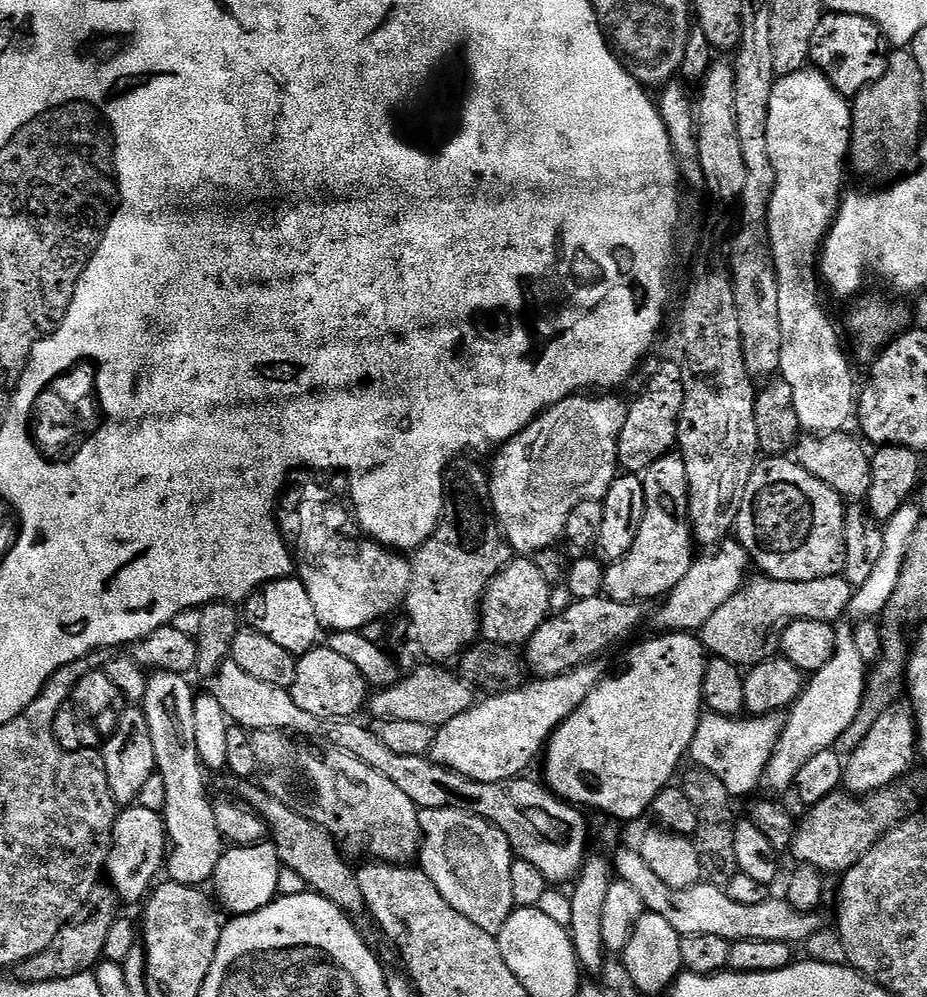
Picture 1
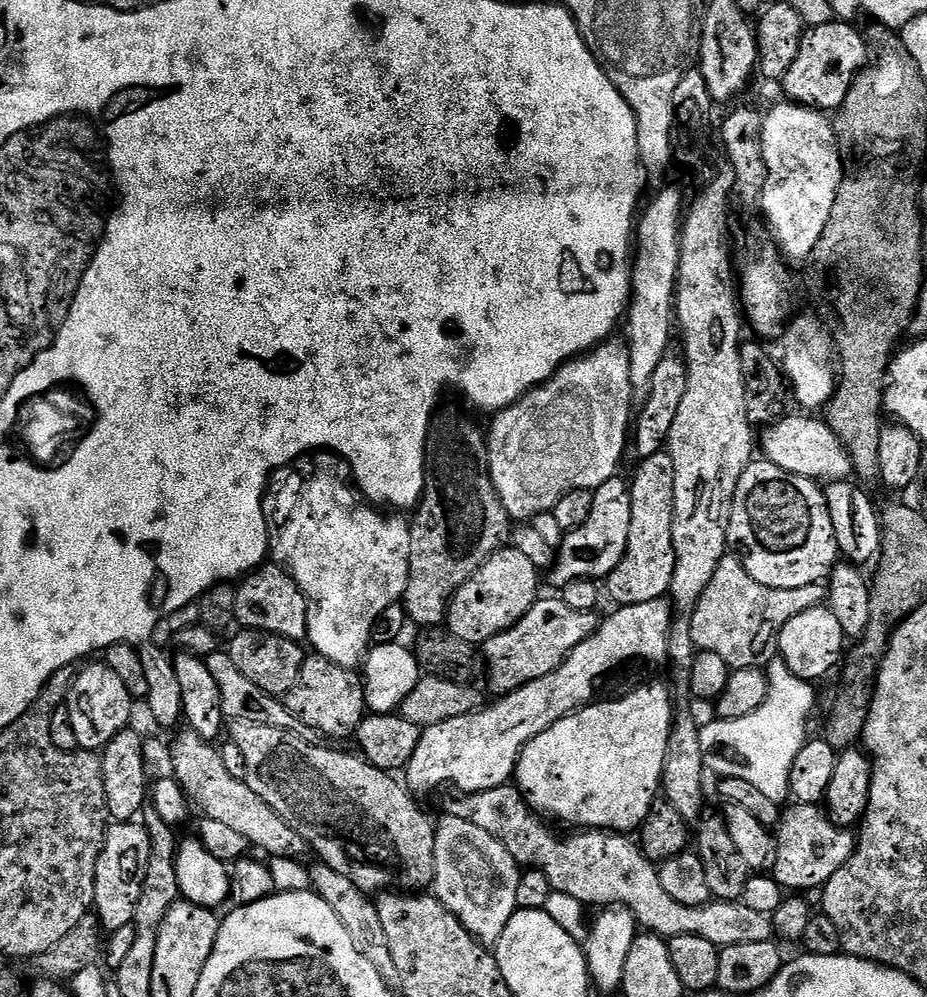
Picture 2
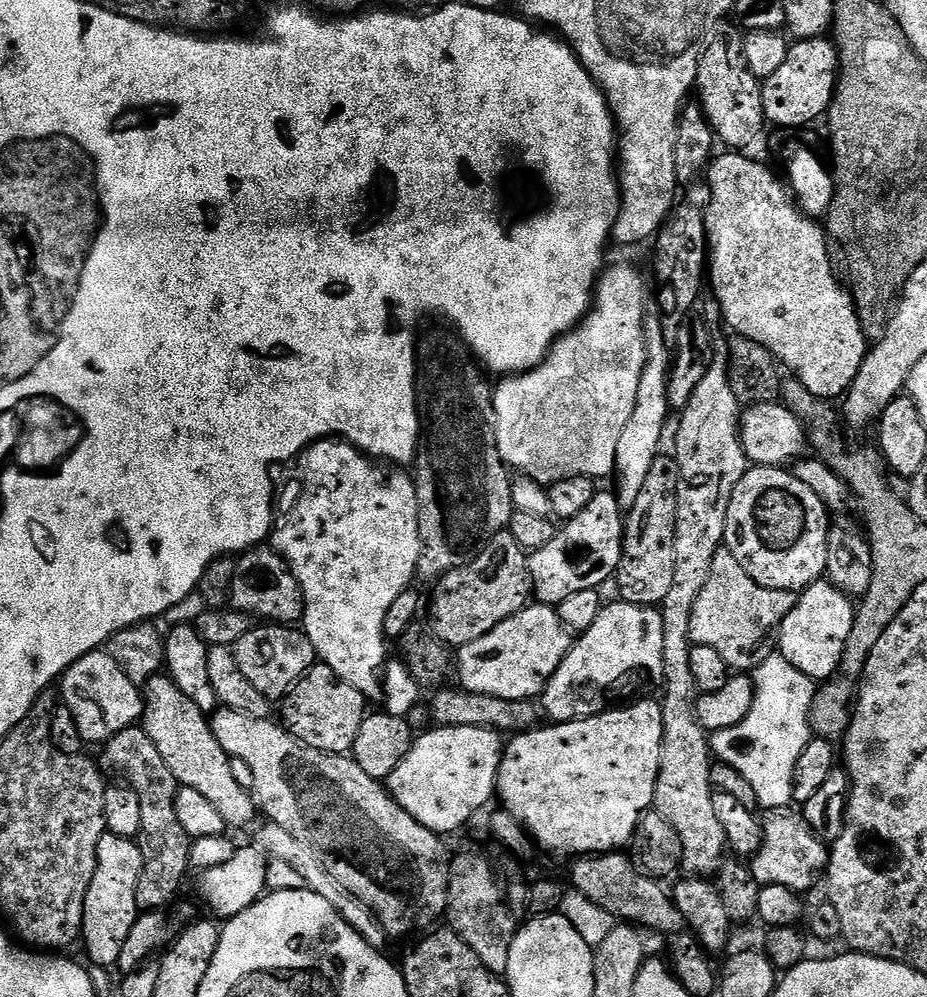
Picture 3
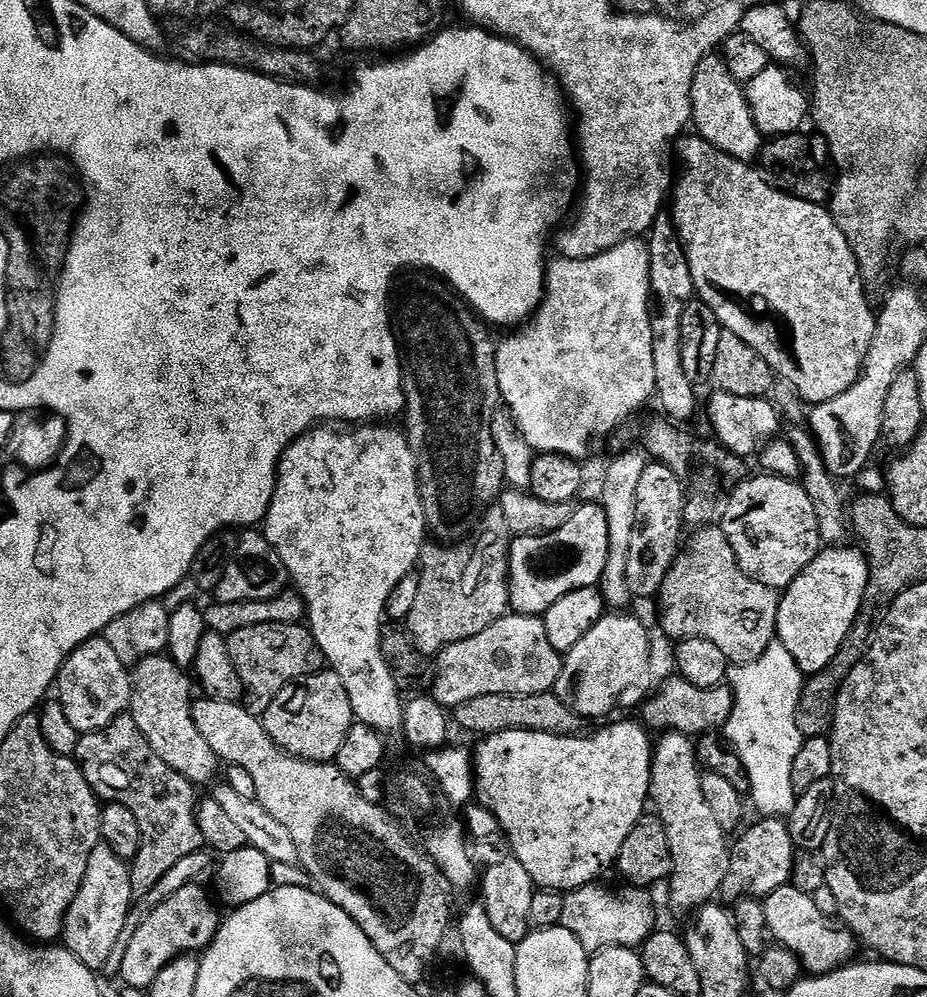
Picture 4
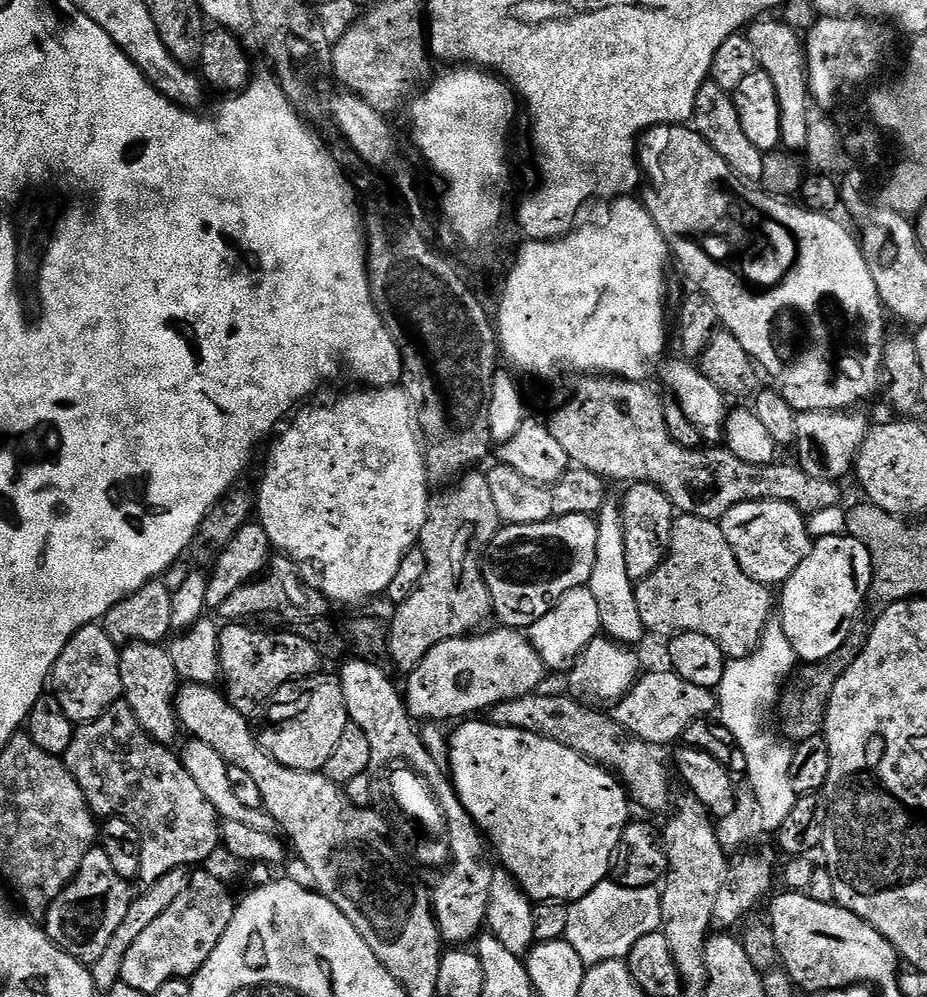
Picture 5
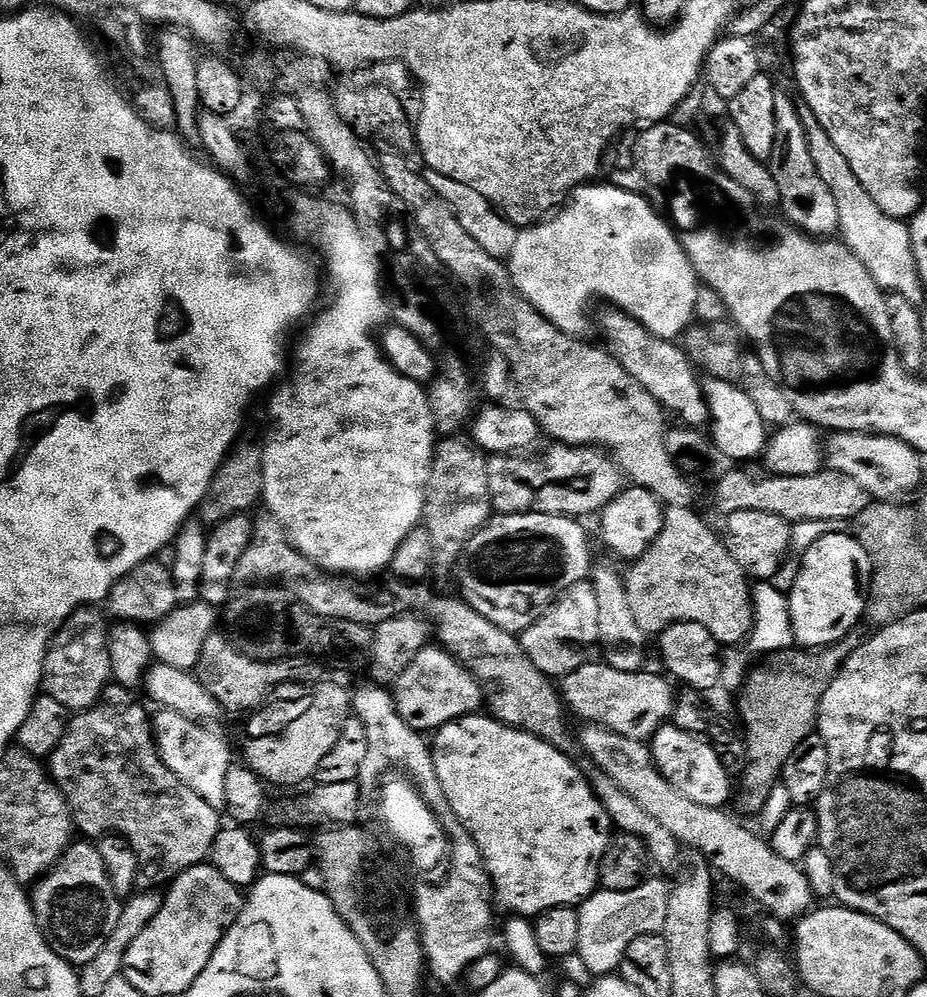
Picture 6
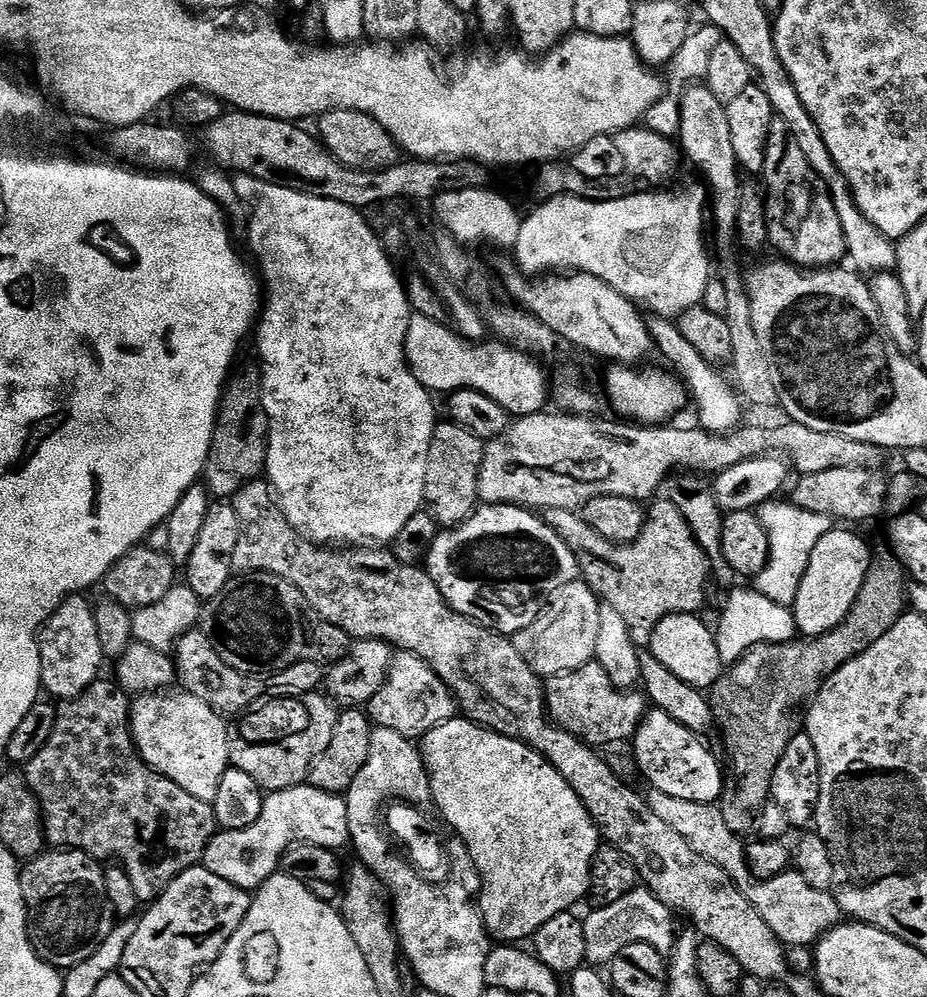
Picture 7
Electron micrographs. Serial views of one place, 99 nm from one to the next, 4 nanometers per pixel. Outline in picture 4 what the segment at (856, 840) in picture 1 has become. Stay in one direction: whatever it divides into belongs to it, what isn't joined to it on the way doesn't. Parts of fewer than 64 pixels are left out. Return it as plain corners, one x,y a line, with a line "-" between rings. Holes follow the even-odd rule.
760,818
757,821
757,824
749,823
739,833
740,841
737,844
735,841
731,845
728,853
730,866
726,870
726,882
720,884
718,893
721,901
735,902
745,898
763,898
774,890
785,887
791,881
788,879
796,868
798,849
790,838
787,819

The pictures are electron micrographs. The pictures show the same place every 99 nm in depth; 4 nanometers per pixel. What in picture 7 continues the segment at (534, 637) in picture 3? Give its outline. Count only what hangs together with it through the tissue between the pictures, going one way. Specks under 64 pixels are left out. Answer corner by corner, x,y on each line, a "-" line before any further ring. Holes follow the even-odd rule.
397,651
387,682
366,705
366,711
379,727
398,730
398,734
409,738
422,738
427,732
434,730
434,726
457,719
458,705
446,682
442,682
442,678
434,674
427,662
413,652

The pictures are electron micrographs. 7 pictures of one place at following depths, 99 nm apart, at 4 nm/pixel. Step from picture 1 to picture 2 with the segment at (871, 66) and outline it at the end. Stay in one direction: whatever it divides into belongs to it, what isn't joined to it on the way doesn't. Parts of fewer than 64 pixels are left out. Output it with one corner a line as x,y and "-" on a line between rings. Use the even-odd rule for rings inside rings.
835,18
826,25
809,27
805,31
802,46
798,46
798,58
794,58
782,81
784,92
788,95
785,97
791,103
828,114
846,102
846,94
854,78
870,60
870,45
865,33
848,24
851,23

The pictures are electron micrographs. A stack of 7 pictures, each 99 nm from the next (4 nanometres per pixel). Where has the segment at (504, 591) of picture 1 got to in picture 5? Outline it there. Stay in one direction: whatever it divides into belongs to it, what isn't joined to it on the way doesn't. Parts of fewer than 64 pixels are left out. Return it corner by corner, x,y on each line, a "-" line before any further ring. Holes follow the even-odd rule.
469,470
459,477
451,486
440,490
428,501
428,517
426,526
422,526
418,546
426,554
426,578
422,578
420,588
406,602
395,605
392,620
390,619
390,660
393,660
404,674
413,672
438,646
438,642
446,642
450,638
467,637
475,633
493,615
492,595
484,581
482,557
487,553
488,545
500,533
501,522
498,509
490,491
487,475
480,470

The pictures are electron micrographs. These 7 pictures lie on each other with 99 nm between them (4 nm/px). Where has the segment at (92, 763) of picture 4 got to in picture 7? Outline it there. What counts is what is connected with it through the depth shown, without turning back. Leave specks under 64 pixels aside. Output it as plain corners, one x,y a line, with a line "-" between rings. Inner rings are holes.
107,678
95,680
77,700
67,701
57,711
56,726
54,734
50,736
50,742
29,764
23,765
22,775
28,781
28,789
40,800
40,810
44,813
44,834
47,843
53,849
84,852
87,856
93,856
94,859
101,862
118,862
119,867
124,868
126,874
130,874
130,882
134,882
134,894
138,894
138,898
142,902
151,902
163,894
166,886
170,886
170,882
174,882
174,878
178,878
178,874
182,874
187,868
197,867
203,861
204,851
208,843
216,837
218,825
209,801
194,798
194,794
186,794
186,790
182,790
182,786
170,782
170,778
158,774
143,760
132,737
132,700
129,693
125,692
119,683
109,680

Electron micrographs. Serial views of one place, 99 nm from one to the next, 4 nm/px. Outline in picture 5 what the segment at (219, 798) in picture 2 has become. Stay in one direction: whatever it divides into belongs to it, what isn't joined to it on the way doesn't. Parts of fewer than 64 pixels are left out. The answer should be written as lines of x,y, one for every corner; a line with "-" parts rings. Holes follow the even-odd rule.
134,642
120,648
120,673
124,686
123,699
134,710
134,718
159,744
175,745
176,735
181,735
180,717
176,715
176,694
182,683
174,670
172,653
164,644

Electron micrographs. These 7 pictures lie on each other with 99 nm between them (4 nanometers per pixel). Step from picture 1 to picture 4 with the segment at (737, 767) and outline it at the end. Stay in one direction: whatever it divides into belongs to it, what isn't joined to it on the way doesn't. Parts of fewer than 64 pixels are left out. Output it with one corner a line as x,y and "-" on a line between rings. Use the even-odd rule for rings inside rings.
779,642
766,646
762,658
733,667
730,672
730,687
736,696
736,701
722,732
734,746
738,758
742,758
742,766
750,778
752,787
750,800
756,803
756,808
760,811
759,815
764,818
787,818
792,815
796,805
798,794
794,790
792,771
794,758
798,758
798,750
806,739
800,732
796,715
805,683
806,673
794,662
790,650
786,650
786,646
782,646

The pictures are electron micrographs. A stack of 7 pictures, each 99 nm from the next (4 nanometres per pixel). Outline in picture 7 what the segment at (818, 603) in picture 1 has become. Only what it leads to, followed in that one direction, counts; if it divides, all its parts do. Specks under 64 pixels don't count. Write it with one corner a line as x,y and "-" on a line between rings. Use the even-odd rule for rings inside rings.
666,498
657,499
651,507
647,509
648,520
642,534
633,544
615,544
602,538
579,511
546,508
542,512
554,534
574,550
583,580
634,630
651,630
670,614
699,613
710,585
708,555
696,541
686,518
682,518
682,510

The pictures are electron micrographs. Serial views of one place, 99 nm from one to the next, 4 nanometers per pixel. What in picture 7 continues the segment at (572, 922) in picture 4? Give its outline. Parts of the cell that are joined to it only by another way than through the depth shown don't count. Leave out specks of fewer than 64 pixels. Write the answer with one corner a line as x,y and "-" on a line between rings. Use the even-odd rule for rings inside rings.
643,886
626,894
626,898
618,898
618,902
610,906
592,910
584,920
587,963
592,966
611,965
613,958
634,942
646,942
654,946
654,950
665,954
671,952
678,935
678,927
676,928
675,922
668,916
671,916
669,908

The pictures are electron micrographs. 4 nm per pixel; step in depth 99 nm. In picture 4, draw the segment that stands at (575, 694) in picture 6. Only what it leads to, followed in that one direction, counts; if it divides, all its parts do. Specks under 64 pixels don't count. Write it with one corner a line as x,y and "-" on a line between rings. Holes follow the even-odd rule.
673,678
662,684
642,705
644,711
642,720
649,729
657,728
657,733
660,734
667,731
684,732
687,736
699,738
710,732
720,732
728,723
736,701
731,687
699,688
679,678

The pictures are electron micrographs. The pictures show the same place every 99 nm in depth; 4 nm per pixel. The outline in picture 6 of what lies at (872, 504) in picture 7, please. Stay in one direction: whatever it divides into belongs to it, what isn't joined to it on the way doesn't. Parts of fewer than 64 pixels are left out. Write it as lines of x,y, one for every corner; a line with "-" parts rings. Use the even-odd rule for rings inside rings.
733,470
719,477
715,481
717,510
721,514
754,510
762,514
774,514
787,524
794,525
802,522
842,522
843,520
851,522
858,514
862,514
862,510
866,510
866,506
870,503
868,492
862,490
862,486
858,486
858,482
854,482
854,478
846,478
846,474
821,470
814,474
802,474
801,476
763,475
751,476
748,472

